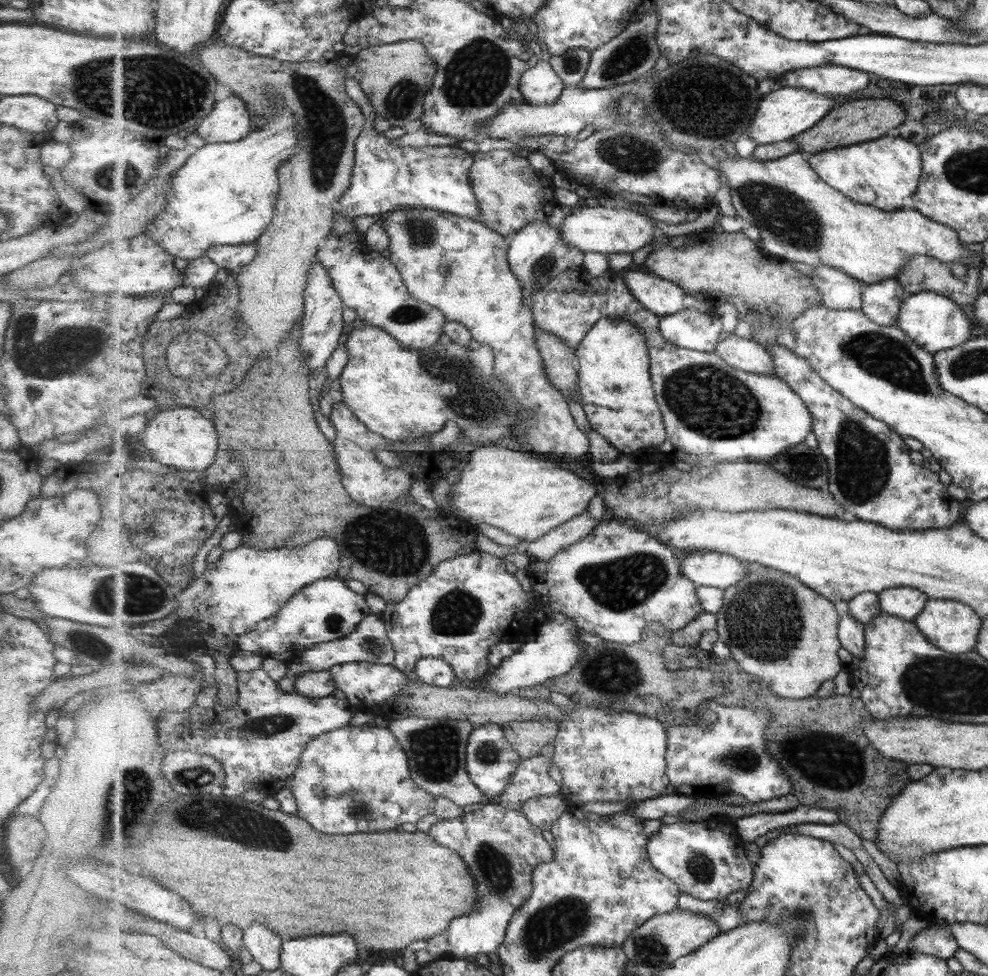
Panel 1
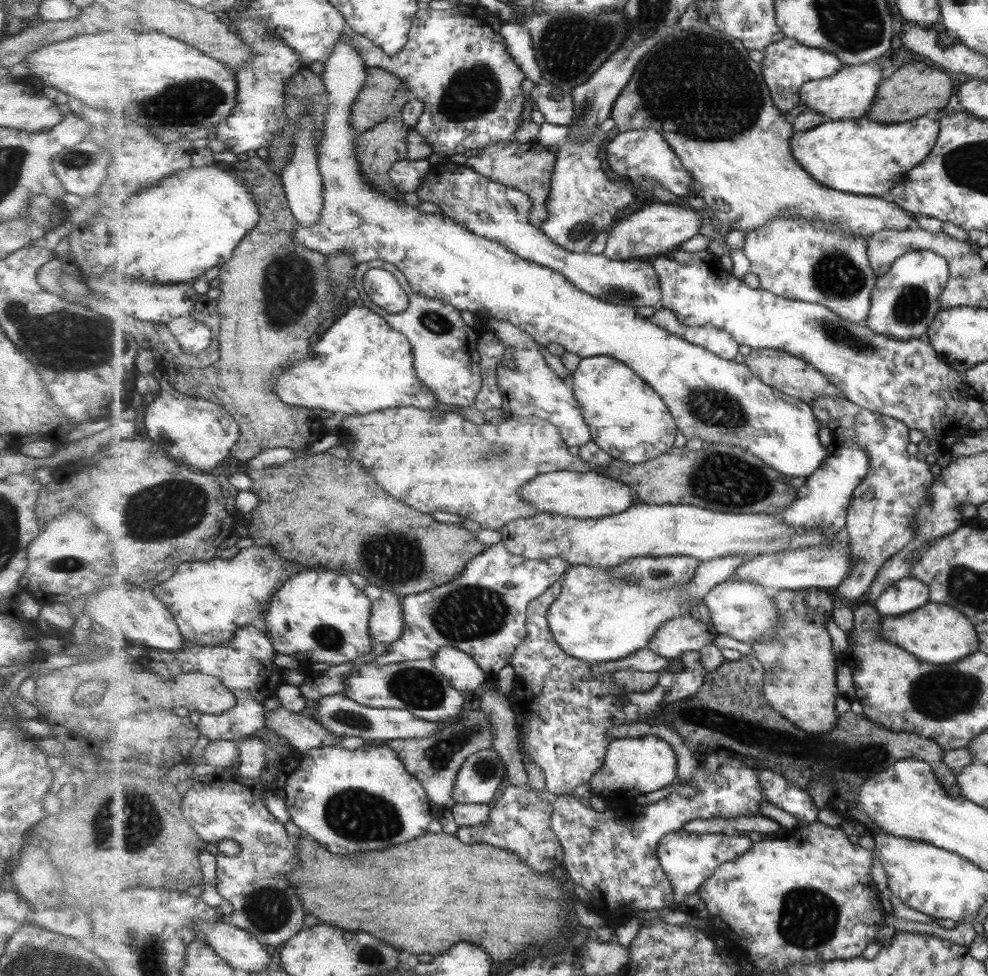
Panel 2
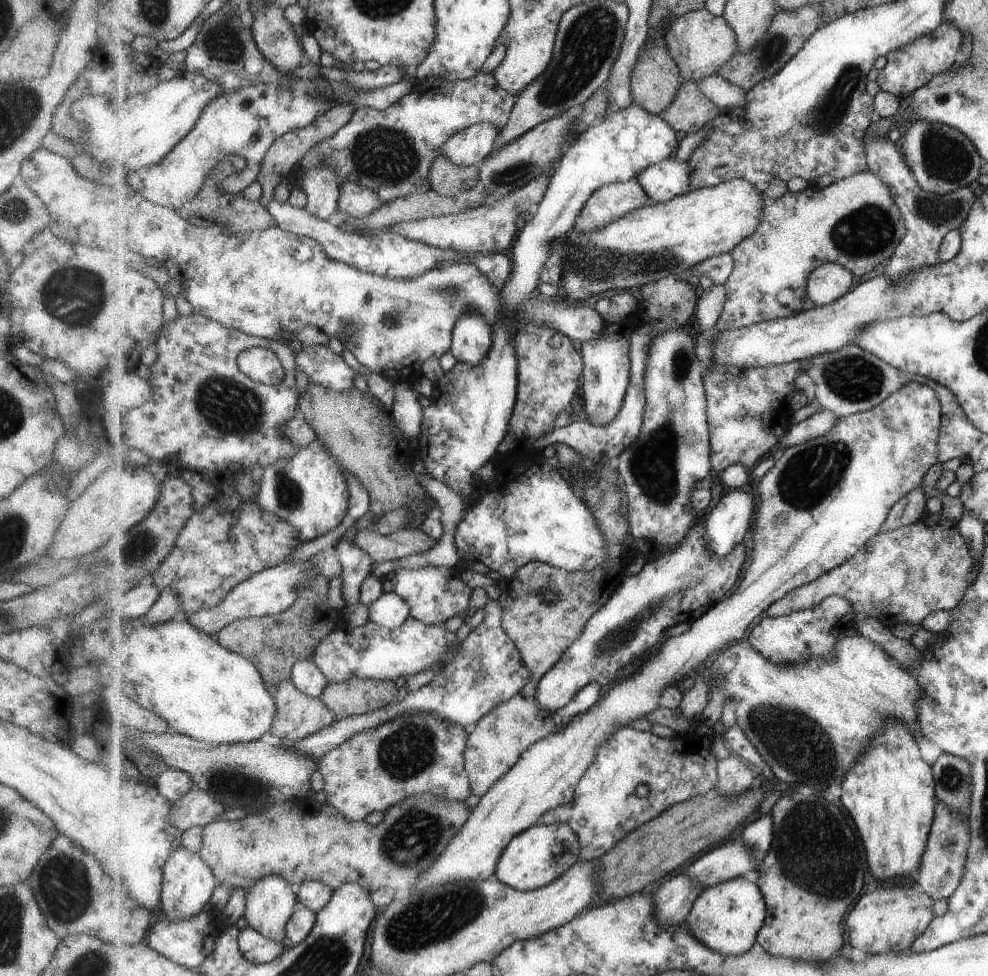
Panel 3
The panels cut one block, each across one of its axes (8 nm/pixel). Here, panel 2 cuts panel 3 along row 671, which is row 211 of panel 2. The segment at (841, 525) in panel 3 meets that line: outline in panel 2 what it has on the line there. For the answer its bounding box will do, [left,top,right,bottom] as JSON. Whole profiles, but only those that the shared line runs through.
[604,203,708,261]

